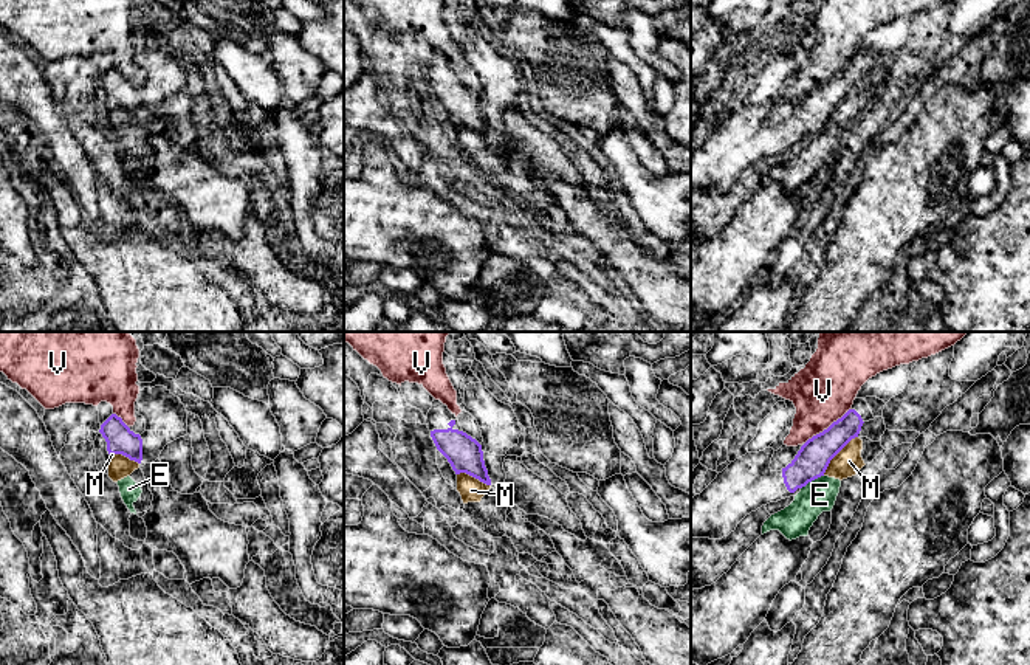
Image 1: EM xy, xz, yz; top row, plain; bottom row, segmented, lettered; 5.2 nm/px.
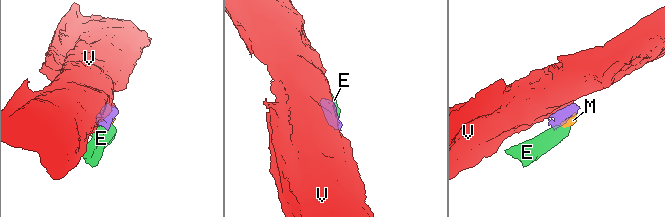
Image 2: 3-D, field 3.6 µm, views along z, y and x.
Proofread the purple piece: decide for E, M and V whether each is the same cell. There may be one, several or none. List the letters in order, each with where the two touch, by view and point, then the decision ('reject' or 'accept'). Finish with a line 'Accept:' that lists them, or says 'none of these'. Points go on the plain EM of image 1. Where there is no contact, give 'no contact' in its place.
E: meets purple in yz at (812, 132); reject
M: meets purple in yz at (837, 106); reject
V: meets purple in yz at (829, 79); reject
Accept: none of these

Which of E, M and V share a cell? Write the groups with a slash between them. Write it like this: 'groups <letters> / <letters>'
groups E M / V

